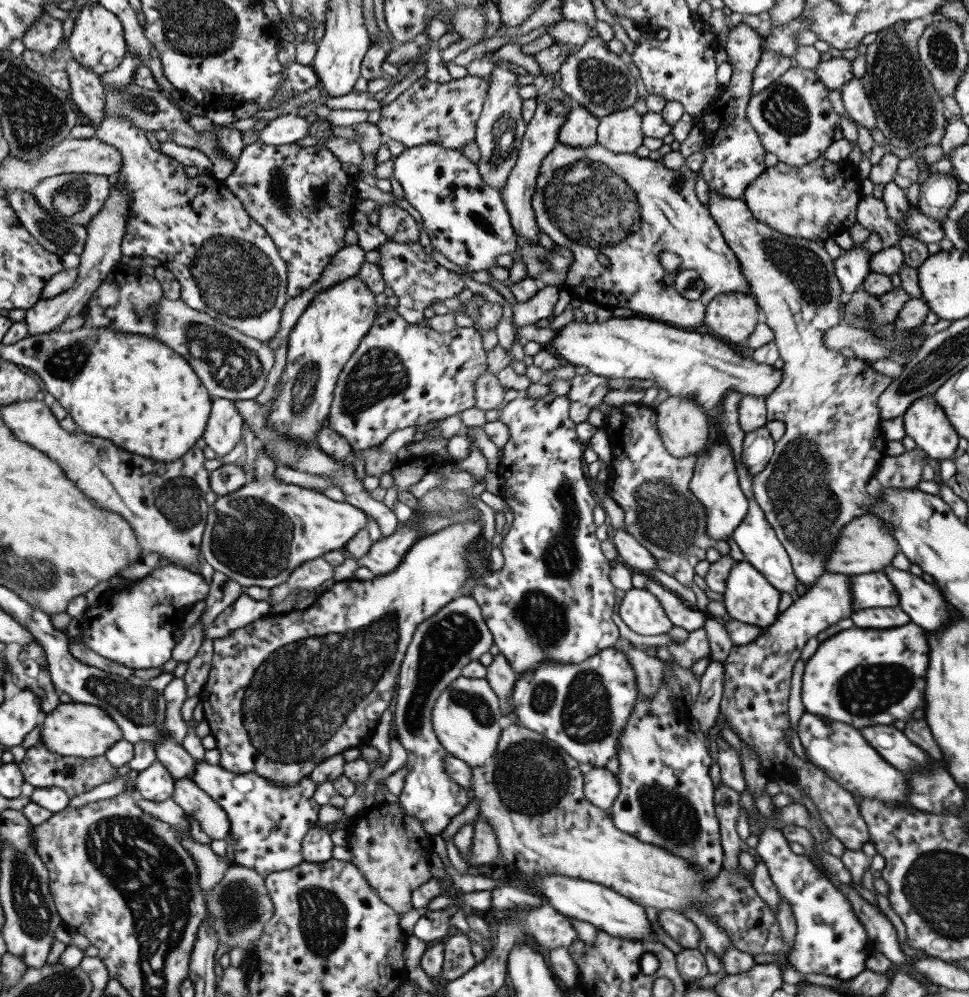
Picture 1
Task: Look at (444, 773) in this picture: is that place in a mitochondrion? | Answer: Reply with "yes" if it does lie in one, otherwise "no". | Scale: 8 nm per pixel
no

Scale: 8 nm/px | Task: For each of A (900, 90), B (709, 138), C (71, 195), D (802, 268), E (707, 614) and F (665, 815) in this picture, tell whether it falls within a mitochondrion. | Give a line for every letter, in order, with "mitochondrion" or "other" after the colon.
A: mitochondrion
B: other
C: mitochondrion
D: mitochondrion
E: other
F: mitochondrion

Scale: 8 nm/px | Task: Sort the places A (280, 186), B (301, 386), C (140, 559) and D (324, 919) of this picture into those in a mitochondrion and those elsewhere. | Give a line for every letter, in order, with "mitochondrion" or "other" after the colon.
A: mitochondrion
B: mitochondrion
C: other
D: mitochondrion

